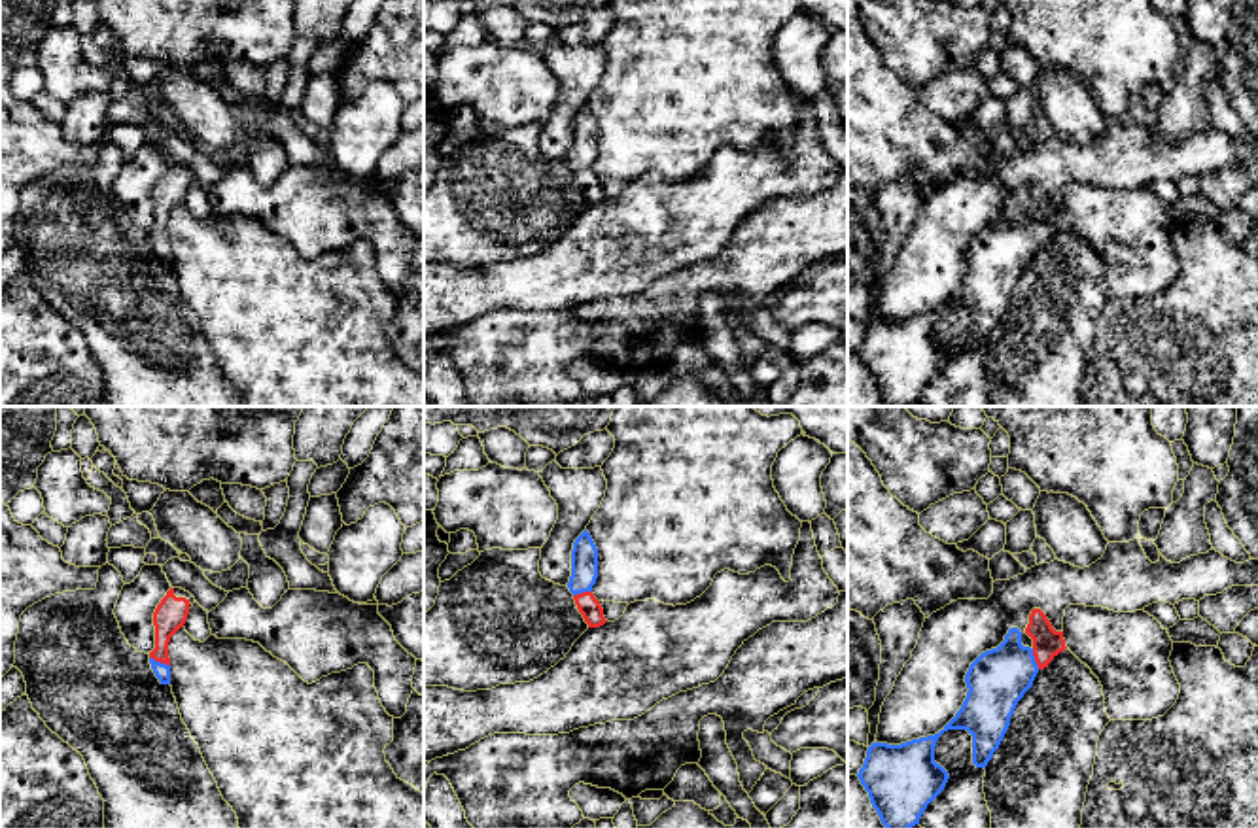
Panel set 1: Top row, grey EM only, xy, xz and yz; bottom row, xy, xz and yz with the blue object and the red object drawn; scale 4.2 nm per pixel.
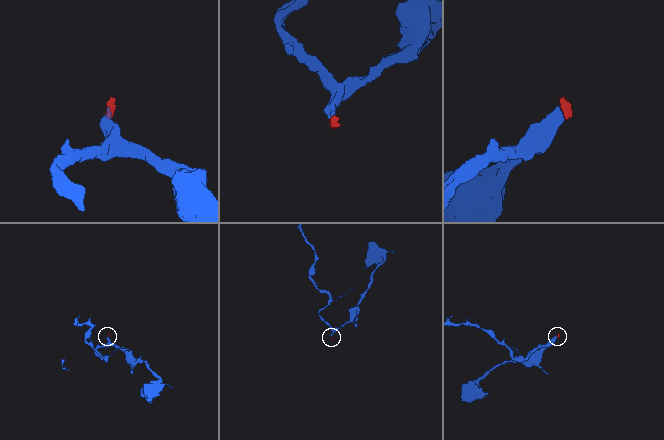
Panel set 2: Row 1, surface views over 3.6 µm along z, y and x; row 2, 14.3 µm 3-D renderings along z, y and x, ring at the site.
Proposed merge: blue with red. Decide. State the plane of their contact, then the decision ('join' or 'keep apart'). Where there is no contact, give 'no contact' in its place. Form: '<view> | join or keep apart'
xy | join

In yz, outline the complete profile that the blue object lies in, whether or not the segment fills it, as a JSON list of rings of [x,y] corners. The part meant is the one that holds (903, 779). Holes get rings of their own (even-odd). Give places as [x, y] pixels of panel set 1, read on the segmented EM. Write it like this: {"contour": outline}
{"contour": [[[1040,609],[1031,611],[1025,633],[1033,639],[1031,648],[1022,645],[1022,631],[1010,628],[997,648],[970,664],[967,698],[938,733],[868,747],[857,777],[885,828],[919,824],[927,805],[944,790],[950,775],[935,762],[935,747],[944,732],[967,730],[972,735],[972,764],[986,769],[1037,673],[1067,648],[1063,631],[1056,631]]]}

